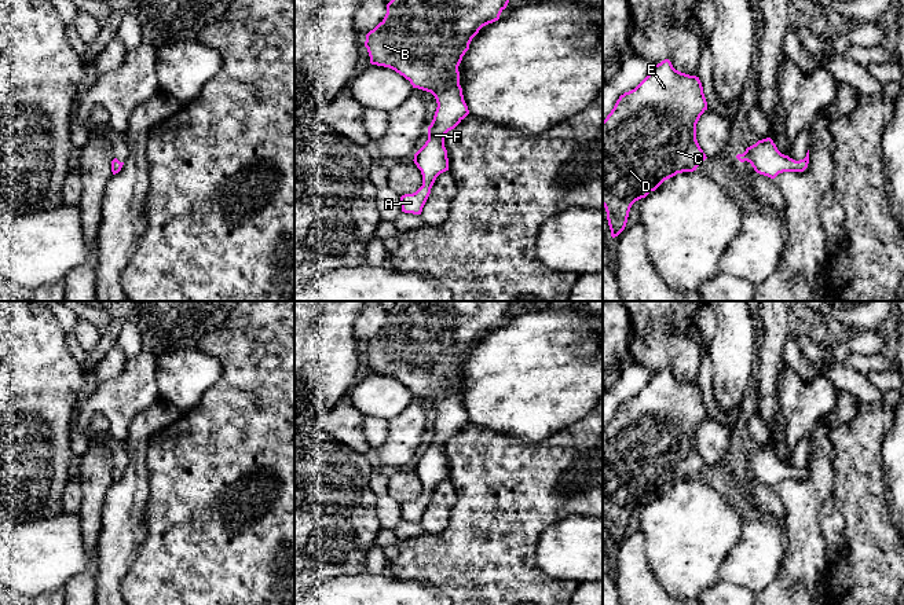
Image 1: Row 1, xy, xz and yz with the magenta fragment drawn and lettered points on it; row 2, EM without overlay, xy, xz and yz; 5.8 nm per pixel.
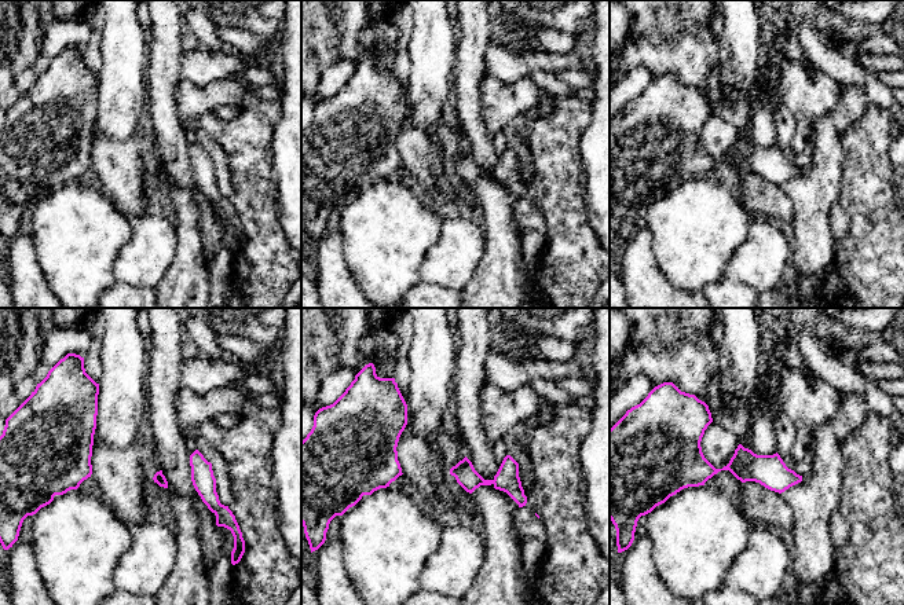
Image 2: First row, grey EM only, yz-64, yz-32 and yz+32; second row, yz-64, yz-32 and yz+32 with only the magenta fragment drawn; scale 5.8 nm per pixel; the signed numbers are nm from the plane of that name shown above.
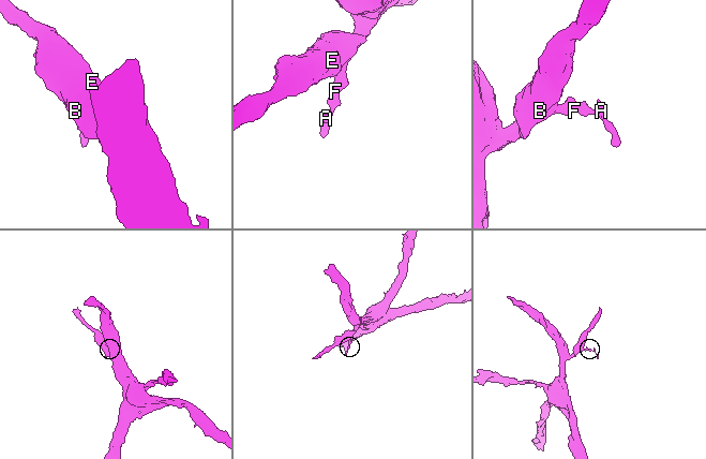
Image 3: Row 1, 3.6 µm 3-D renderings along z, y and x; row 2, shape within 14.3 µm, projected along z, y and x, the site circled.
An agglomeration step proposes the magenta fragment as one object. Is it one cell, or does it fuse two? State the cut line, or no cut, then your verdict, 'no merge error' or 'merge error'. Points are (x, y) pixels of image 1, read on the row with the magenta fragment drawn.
cut none; no merge error

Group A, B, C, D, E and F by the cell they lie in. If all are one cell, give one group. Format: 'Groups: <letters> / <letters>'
Groups: A B C D E F

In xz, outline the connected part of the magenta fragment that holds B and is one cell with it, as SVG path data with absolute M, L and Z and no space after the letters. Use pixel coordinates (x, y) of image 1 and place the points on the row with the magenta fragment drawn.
M391 0L384 19L366 34L370 63L395 70L410 81L413 88L431 92L438 103L428 126L428 140L414 154L421 170L422 186L413 194L400 197L402 212L421 214L436 177L449 170L444 135L468 114L460 85L458 66L479 30L499 19L509 0Z

